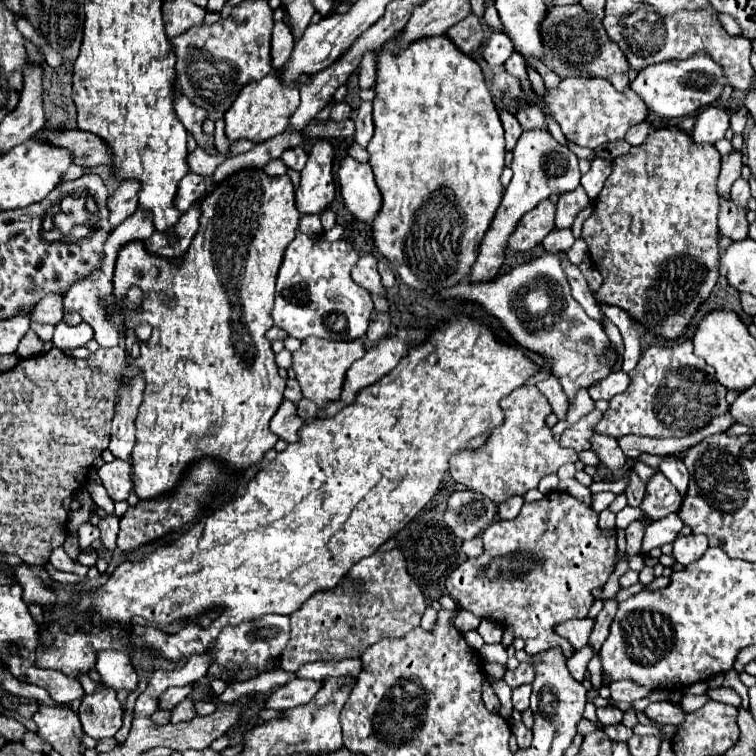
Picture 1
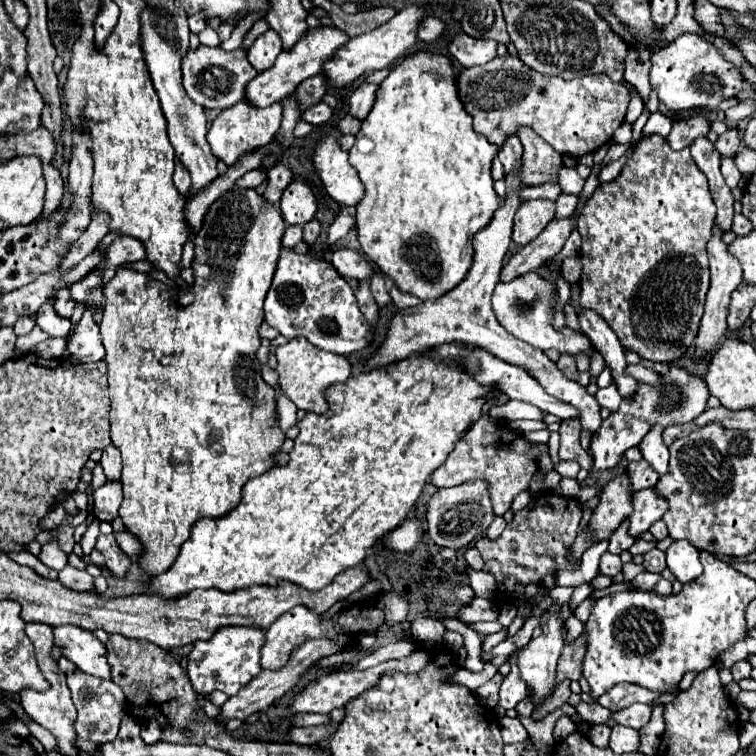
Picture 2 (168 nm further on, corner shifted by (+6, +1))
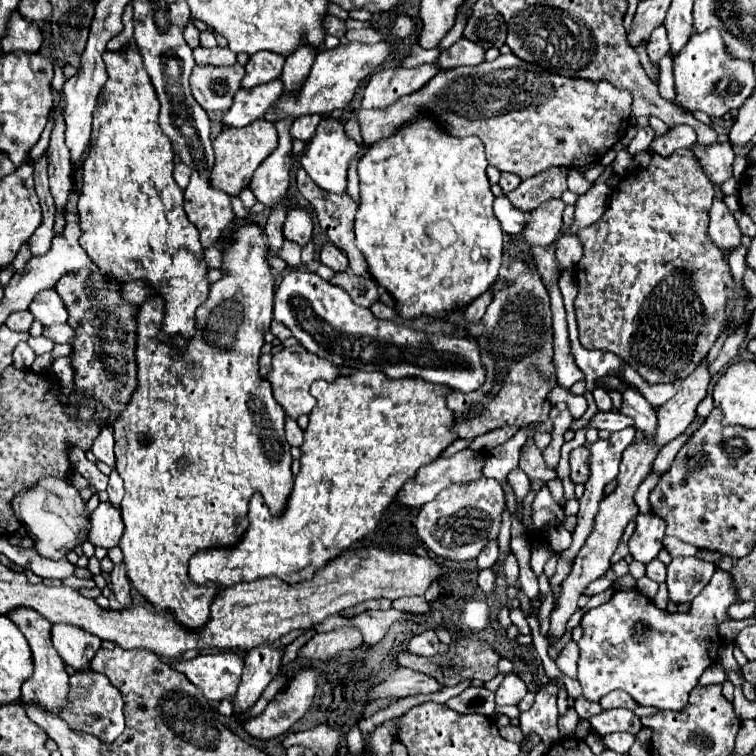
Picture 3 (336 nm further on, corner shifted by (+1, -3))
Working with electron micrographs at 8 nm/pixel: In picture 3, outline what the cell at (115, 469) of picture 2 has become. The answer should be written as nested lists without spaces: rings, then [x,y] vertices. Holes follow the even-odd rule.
[[[114,470],[110,474],[110,484],[108,484],[108,496],[110,496],[110,504],[114,504],[114,508],[120,508],[120,502],[122,502],[122,496],[124,496],[124,482],[122,478],[118,476],[118,472]]]

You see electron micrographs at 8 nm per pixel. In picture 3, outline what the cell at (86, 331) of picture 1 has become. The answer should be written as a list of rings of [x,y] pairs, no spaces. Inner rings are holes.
[[[54,288],[46,290],[46,292],[38,292],[38,296],[32,300],[28,310],[44,326],[66,324],[66,320],[68,320],[68,312],[66,312],[66,308],[62,304],[62,298],[58,296],[58,292]]]

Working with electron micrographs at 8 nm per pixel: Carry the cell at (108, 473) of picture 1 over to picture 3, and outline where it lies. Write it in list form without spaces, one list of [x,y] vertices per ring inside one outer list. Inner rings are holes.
[[[100,502],[100,506],[90,516],[90,522],[92,528],[88,532],[88,542],[104,550],[118,546],[120,536],[124,532],[124,522],[120,512],[110,506],[110,502]]]

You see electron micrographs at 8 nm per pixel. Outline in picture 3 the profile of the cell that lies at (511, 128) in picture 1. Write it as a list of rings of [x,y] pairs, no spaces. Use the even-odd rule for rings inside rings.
[[[502,174],[500,176],[500,180],[498,180],[498,186],[502,188],[502,194],[508,194],[508,192],[512,192],[516,186],[520,184],[520,178],[518,176],[514,176],[514,174]]]

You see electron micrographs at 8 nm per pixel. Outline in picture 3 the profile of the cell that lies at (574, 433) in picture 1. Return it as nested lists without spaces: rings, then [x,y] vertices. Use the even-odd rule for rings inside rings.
[[[586,446],[570,452],[570,480],[574,484],[584,484],[588,480],[590,476],[588,458],[590,458],[590,450]]]

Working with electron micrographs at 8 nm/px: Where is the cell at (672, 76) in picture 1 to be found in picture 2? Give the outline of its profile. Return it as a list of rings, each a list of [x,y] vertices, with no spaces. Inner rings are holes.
[[[683,34],[669,46],[655,50],[651,56],[651,86],[659,96],[659,102],[671,112],[687,112],[697,108],[715,110],[721,100],[733,98],[743,90],[741,72],[727,62],[705,38],[697,34]]]

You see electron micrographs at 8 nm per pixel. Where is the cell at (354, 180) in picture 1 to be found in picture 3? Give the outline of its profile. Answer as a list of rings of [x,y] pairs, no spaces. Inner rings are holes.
[[[324,116],[324,120],[316,128],[316,134],[306,144],[306,150],[300,158],[300,164],[320,188],[324,188],[328,192],[334,192],[334,194],[342,194],[346,190],[348,162],[356,156],[358,150],[360,150],[360,146],[346,136],[344,126],[338,120],[334,120],[332,116]]]

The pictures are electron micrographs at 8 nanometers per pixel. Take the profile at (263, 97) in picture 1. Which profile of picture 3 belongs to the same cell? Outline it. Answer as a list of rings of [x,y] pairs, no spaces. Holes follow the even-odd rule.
[[[256,120],[254,124],[248,124],[244,128],[224,128],[220,136],[212,142],[216,162],[210,172],[210,184],[226,192],[228,196],[238,196],[240,190],[250,184],[254,170],[262,164],[262,160],[266,160],[266,156],[270,156],[270,152],[274,152],[276,146],[278,146],[276,128],[266,120]]]

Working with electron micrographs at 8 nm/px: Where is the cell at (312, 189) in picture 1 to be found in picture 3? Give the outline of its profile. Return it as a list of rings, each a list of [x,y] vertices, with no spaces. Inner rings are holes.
[[[302,208],[290,210],[284,222],[284,238],[298,246],[306,246],[312,238],[312,214]]]

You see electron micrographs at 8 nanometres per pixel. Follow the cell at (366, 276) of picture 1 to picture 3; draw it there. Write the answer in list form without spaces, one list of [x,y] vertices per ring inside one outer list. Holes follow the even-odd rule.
[[[326,242],[320,250],[320,262],[328,268],[332,268],[334,272],[344,272],[348,268],[348,258],[342,250],[338,250],[334,244]]]

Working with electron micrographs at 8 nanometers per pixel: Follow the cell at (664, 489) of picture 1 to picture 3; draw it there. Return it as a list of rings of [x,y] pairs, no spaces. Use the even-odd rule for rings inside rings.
[[[638,514],[636,516],[636,532],[630,538],[630,554],[634,560],[648,564],[652,562],[658,552],[662,550],[662,538],[664,538],[664,520],[660,520],[656,514]]]

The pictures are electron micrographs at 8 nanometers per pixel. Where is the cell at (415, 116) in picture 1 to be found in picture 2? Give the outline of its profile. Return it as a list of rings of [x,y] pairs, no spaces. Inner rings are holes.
[[[417,52],[417,54],[405,56],[403,60],[399,60],[393,66],[389,76],[381,82],[377,96],[375,96],[375,104],[373,104],[369,116],[363,120],[357,140],[355,140],[353,148],[349,150],[349,162],[357,168],[359,178],[365,184],[365,196],[357,204],[357,218],[355,218],[357,232],[359,232],[359,244],[363,248],[363,252],[397,284],[399,290],[415,294],[421,300],[431,300],[431,298],[443,296],[445,292],[455,288],[465,278],[465,274],[471,268],[471,260],[473,260],[471,238],[475,236],[477,230],[481,230],[489,224],[489,220],[493,218],[493,212],[499,206],[499,198],[493,188],[493,176],[491,176],[491,162],[497,156],[497,150],[499,148],[495,144],[489,144],[489,140],[485,140],[485,136],[481,136],[479,132],[473,130],[473,118],[469,114],[465,114],[465,106],[461,104],[461,98],[457,92],[457,70],[455,70],[451,58],[447,58],[443,54],[433,54],[433,52]]]

